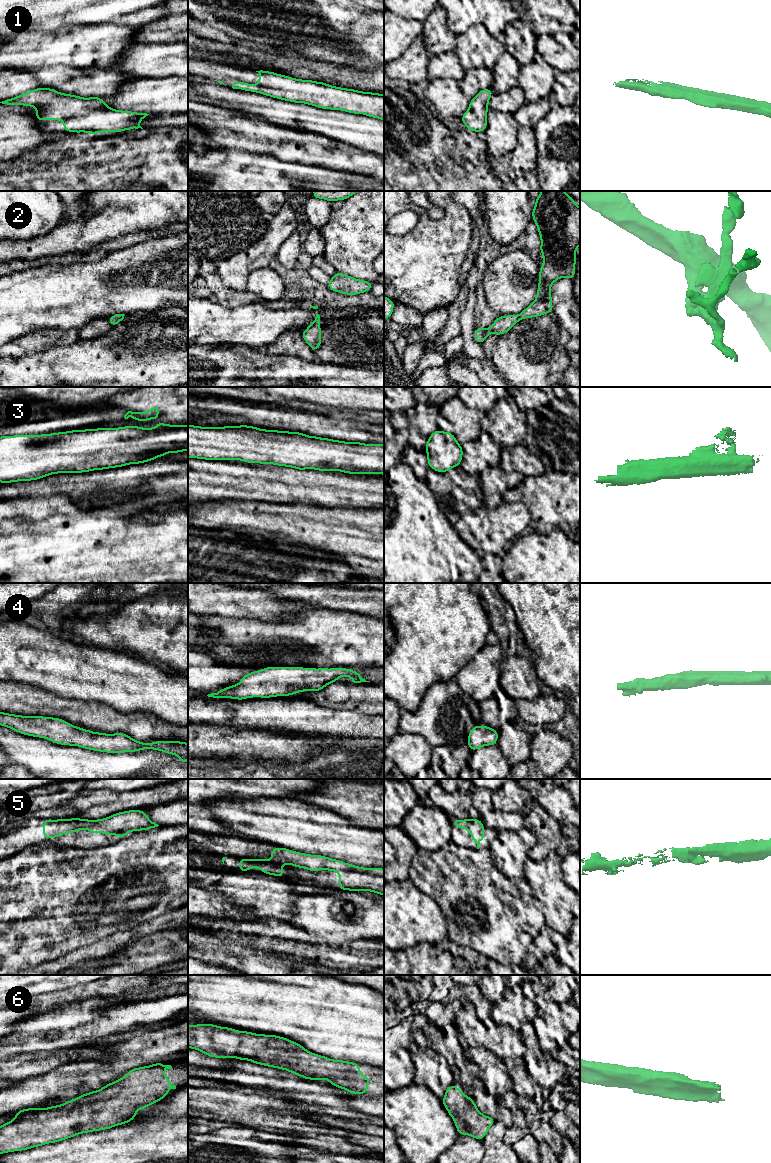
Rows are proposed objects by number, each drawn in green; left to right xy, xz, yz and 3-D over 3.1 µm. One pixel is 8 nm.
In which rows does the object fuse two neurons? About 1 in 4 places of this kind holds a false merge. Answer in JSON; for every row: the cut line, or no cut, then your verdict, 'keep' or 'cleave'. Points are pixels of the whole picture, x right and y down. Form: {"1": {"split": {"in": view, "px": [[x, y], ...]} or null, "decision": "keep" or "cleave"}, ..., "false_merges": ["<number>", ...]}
{"1": {"split": null, "decision": "keep"}, "2": {"split": null, "decision": "keep"}, "3": {"split": null, "decision": "keep"}, "4": {"split": null, "decision": "keep"}, "5": {"split": null, "decision": "keep"}, "6": {"split": null, "decision": "keep"}, "false_merges": []}

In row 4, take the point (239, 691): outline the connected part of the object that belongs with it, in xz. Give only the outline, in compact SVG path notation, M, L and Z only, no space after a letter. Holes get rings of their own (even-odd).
M265 667L246 674L239 684L207 696L237 700L291 696L303 691L321 691L343 676L349 676L354 683L370 682L361 678L360 674L349 668Z

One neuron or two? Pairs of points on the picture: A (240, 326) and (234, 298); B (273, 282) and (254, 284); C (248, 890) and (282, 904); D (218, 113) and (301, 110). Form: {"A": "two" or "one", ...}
{"A": "two", "B": "one", "C": "one", "D": "two"}

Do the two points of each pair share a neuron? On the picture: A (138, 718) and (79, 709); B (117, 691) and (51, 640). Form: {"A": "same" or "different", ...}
{"A": "same", "B": "same"}

